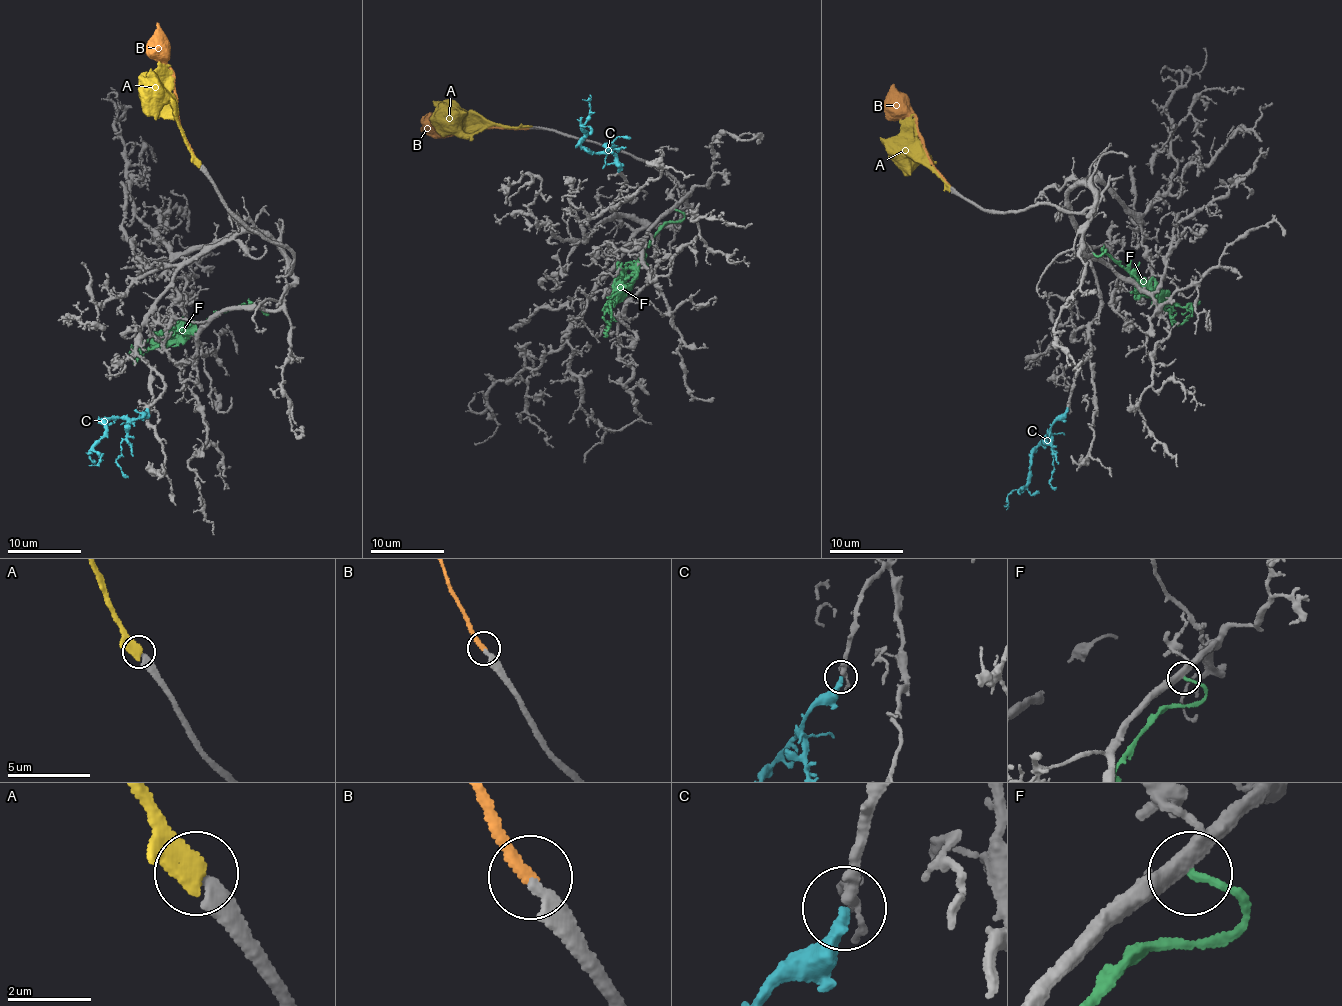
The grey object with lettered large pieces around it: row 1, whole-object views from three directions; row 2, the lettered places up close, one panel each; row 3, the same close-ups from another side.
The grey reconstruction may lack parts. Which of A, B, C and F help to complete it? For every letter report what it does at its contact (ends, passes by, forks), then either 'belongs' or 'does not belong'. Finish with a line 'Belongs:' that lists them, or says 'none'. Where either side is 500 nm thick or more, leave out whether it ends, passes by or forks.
A: it ends there; belongs
B: it ends there; does not belong
C: it ends there; belongs
F: it ends there; does not belong
Belongs: A, C

